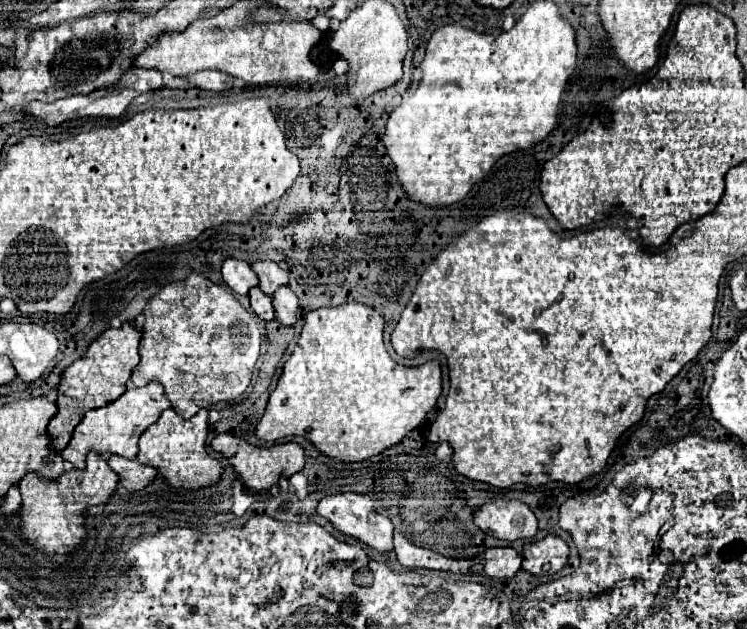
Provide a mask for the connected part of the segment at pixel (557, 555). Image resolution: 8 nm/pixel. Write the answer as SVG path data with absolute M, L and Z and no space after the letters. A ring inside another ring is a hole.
M547 535L523 545L523 569L533 575L557 573L569 557L569 547L559 535Z

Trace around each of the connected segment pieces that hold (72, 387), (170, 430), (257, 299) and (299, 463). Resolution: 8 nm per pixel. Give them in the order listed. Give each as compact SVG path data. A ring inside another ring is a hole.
M127 321L121 323L119 329L107 327L87 347L85 355L63 371L59 381L57 415L49 421L49 435L53 435L53 447L57 447L57 451L67 447L69 435L73 433L73 427L79 423L85 411L97 409L109 401L115 401L125 393L131 371L139 363L139 341L141 341L141 331Z
M165 409L157 423L153 423L139 439L139 453L137 459L139 463L145 465L157 465L159 475L163 475L173 487L183 487L183 489L199 489L205 485L213 485L219 481L223 467L217 457L207 453L207 433L209 433L209 423L207 423L207 409L197 411L195 417L183 419L183 417L173 417L173 409Z
M253 287L249 291L249 299L251 299L251 309L263 319L263 321L271 321L275 317L275 309L273 309L273 299L271 295L263 293L259 287Z
M219 433L211 441L211 447L215 451L221 451L225 457L229 457L231 465L235 467L235 473L243 479L243 483L251 491L267 491L271 485L277 483L279 477L291 477L293 473L301 471L305 465L305 451L299 443L277 443L269 447L257 447L237 437L235 433Z

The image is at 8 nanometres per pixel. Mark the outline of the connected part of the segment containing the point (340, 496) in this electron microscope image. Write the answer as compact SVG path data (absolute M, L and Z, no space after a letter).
M347 491L347 493L335 493L335 495L325 495L321 501L319 501L319 507L317 507L317 513L325 519L329 519L337 531L345 533L345 535L351 535L355 539L359 539L361 543L377 549L379 553L387 553L393 549L393 525L391 521L377 513L375 507L373 507L373 501L369 495L365 493L353 493L353 491Z

